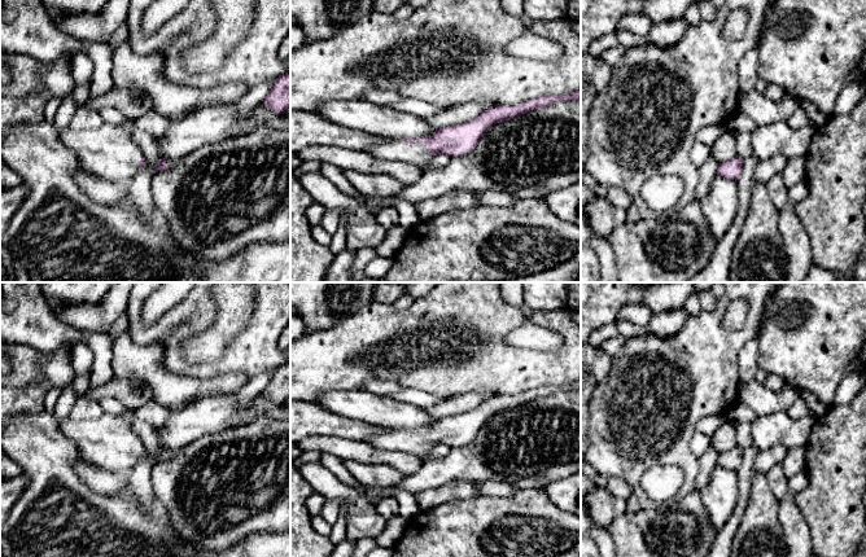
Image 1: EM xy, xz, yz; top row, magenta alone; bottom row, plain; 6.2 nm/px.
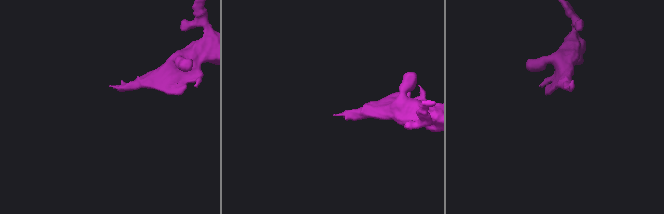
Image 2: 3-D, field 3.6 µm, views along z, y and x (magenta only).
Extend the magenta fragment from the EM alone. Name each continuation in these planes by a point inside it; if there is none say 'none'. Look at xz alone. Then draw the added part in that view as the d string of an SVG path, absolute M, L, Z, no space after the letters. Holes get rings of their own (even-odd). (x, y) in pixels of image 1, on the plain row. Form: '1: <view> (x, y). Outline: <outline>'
1: xz (392, 441). Outline: M389 429L377 434L369 443L377 449L415 455L425 462L433 459L427 434L406 434Z

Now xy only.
1: xy (110, 442). Outline: M105 413L97 420L75 421L67 418L58 421L58 425L62 434L76 444L84 460L100 465L104 469L119 475L128 475L140 460L140 452L144 444L132 430L131 421L119 416Z

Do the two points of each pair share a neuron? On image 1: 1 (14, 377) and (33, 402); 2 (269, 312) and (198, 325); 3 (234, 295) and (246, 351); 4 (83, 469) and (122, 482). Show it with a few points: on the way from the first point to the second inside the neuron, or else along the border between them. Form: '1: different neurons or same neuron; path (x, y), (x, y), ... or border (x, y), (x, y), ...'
1: different neurons; border (42, 364), (38, 380), (13, 389)
2: same neuron; path (244, 347), (215, 369), (188, 369), (176, 354)
3: different neurons; border (254, 302), (254, 310), (246, 327), (223, 354)
4: same neuron; path (92, 474), (100, 481), (113, 482)

